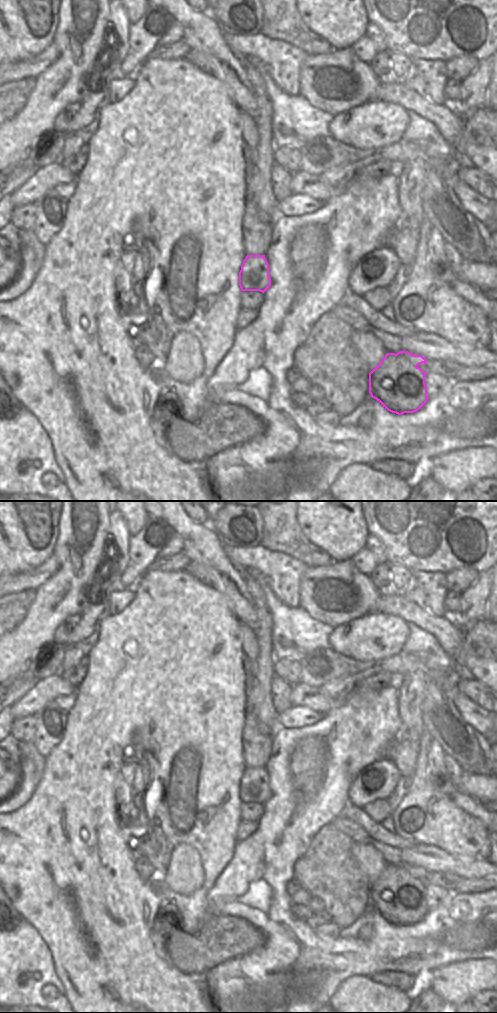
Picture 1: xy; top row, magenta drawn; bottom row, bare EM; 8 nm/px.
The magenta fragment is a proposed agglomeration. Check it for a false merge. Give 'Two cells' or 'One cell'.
Two cells

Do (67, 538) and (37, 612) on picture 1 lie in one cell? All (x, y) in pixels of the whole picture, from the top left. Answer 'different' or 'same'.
same

